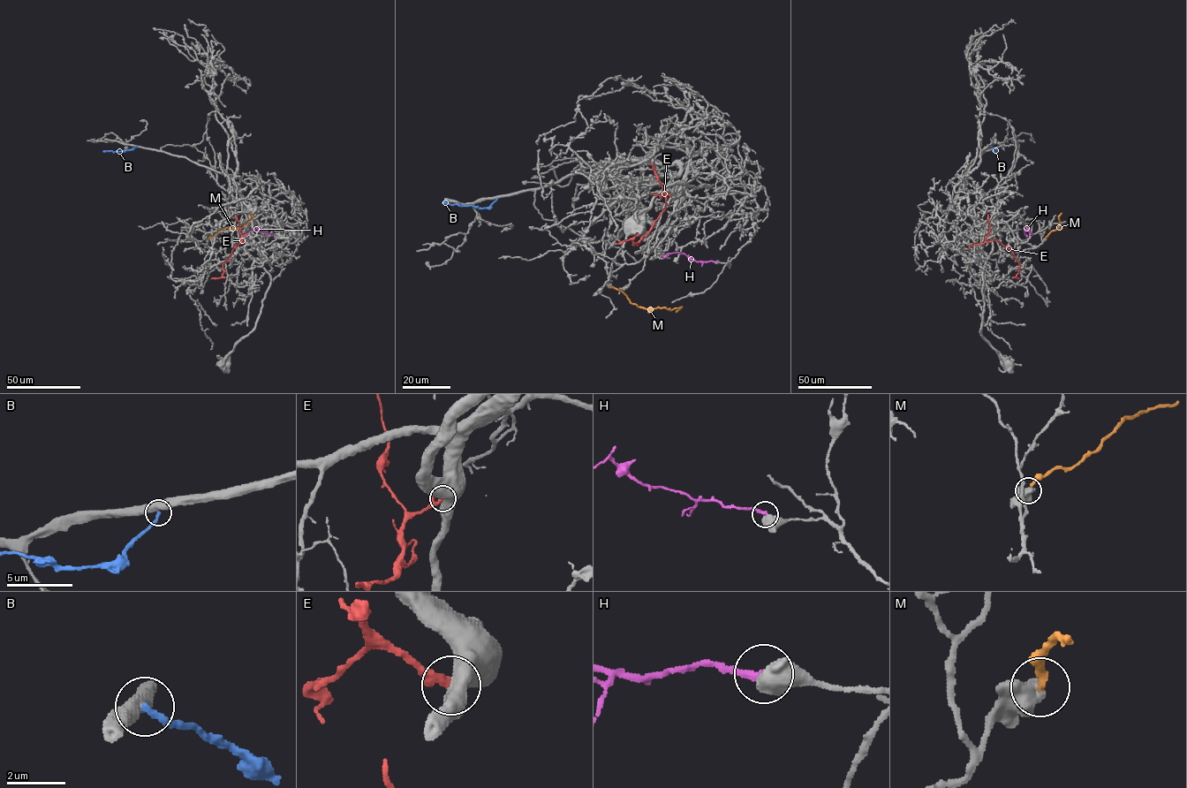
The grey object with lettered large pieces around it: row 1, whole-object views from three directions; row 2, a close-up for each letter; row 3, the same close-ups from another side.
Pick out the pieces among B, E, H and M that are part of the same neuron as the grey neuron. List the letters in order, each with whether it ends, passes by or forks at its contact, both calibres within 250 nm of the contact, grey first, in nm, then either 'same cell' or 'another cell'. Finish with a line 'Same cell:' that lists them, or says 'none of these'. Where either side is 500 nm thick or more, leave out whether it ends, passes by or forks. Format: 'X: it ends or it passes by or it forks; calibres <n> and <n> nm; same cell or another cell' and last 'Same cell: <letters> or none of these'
B: calibres 500 and 240 nm; another cell
E: calibres 800 and 340 nm; another cell
H: calibres 650 and 280 nm; same cell
M: calibres 800 and 280 nm; same cell
Same cell: H, M

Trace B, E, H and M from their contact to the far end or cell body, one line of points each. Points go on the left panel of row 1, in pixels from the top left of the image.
B: (137, 146), (122, 151), (102, 152)
E: (246, 234), (223, 263), (222, 276), (211, 279)
H: (274, 235), (256, 228), (241, 236)
M: (207, 238), (226, 228), (242, 228), (253, 218), (249, 213)

